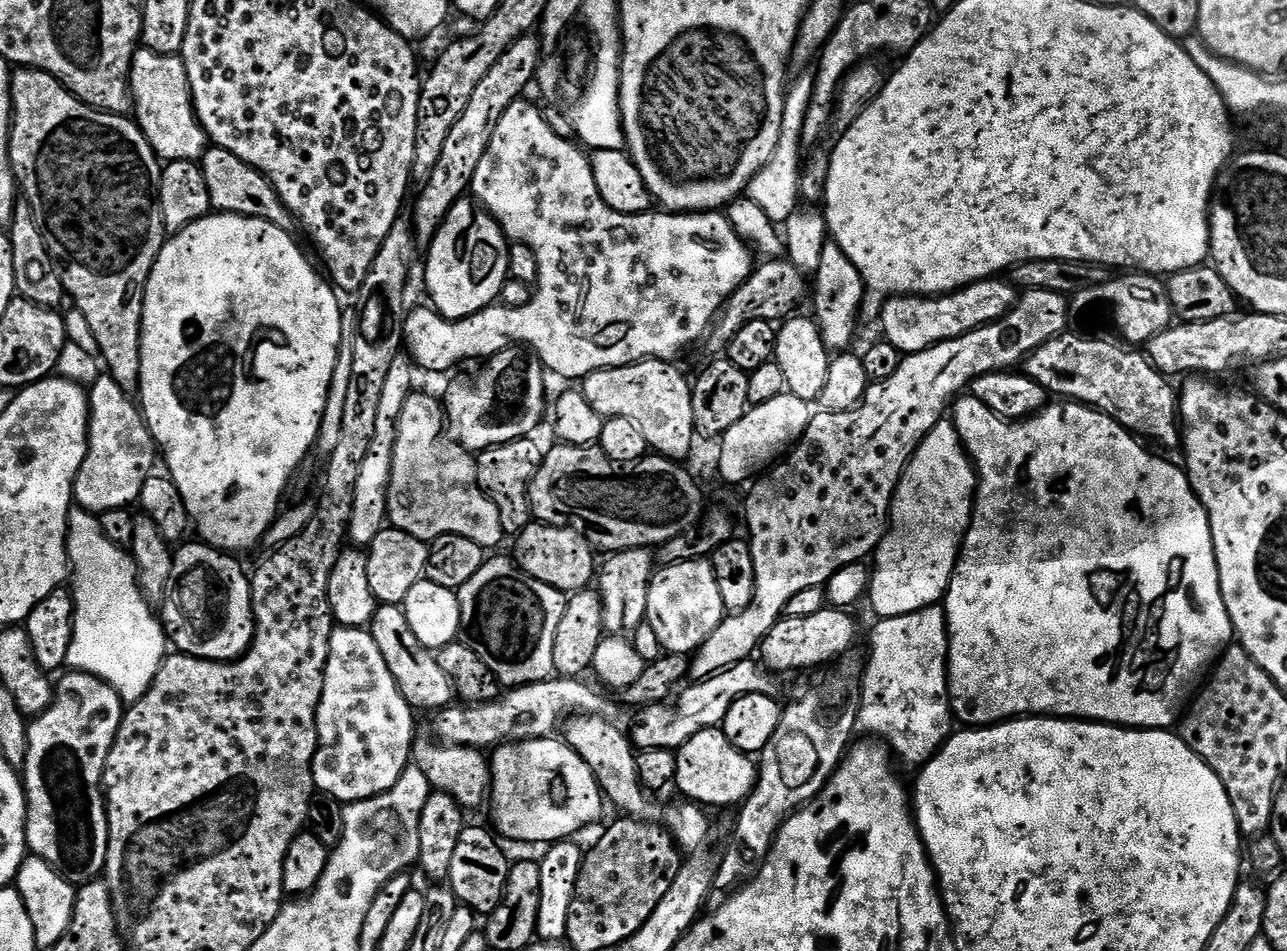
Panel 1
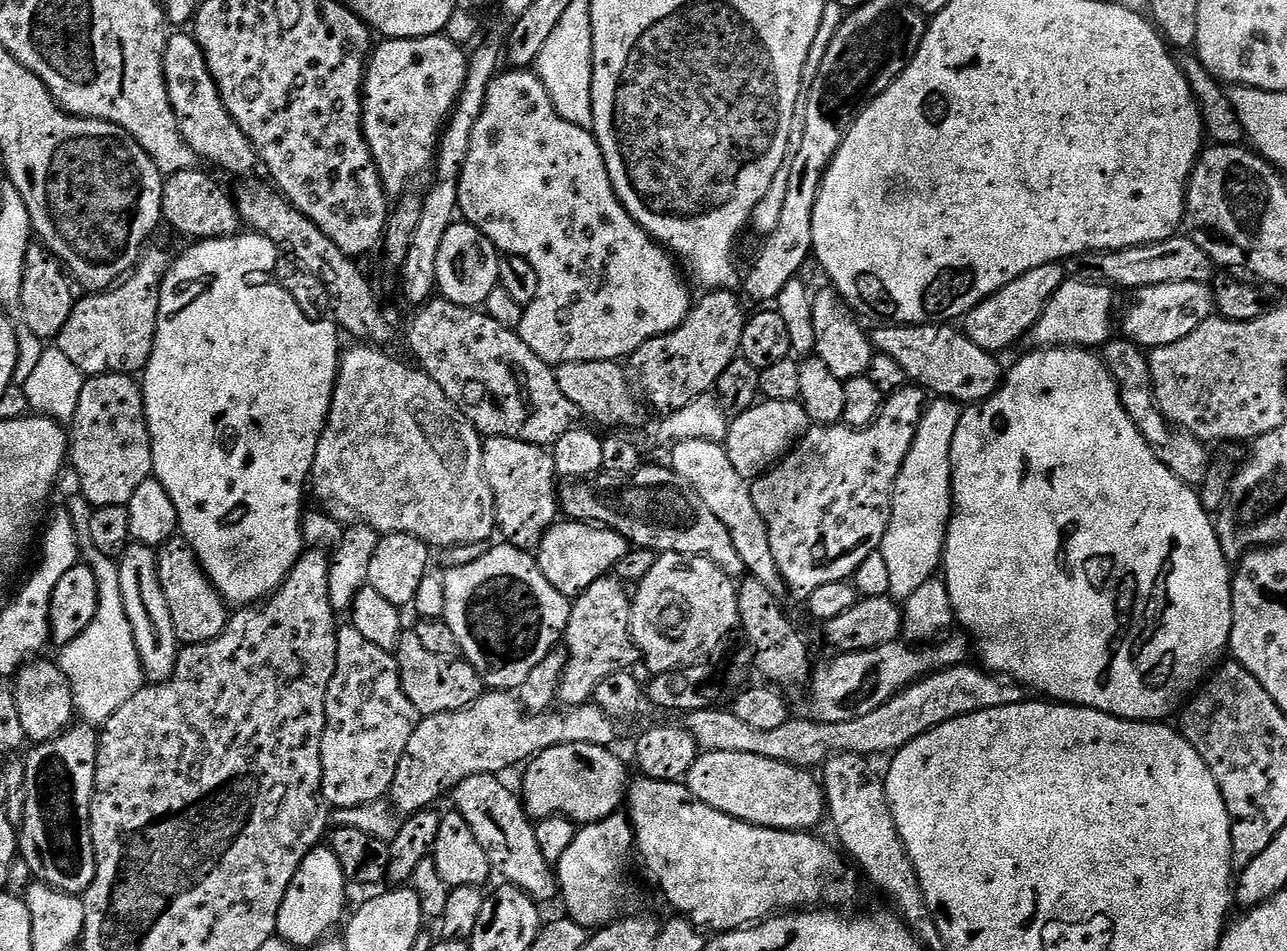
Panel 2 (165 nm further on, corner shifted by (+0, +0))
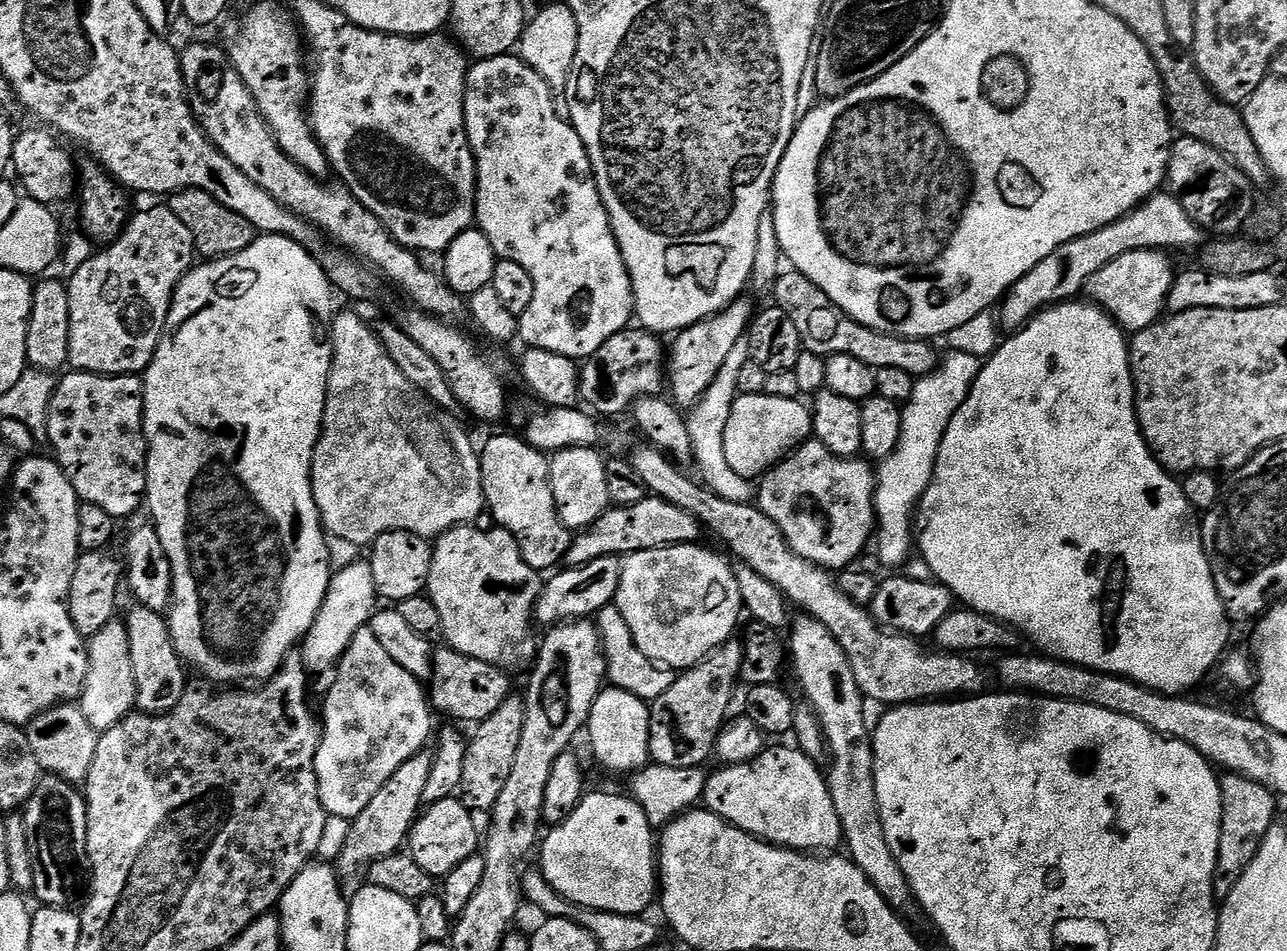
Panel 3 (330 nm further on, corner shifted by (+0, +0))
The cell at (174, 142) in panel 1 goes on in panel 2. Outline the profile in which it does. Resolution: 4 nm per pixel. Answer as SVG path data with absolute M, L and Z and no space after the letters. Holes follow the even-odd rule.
M180 30L169 35L164 51L164 77L170 106L176 115L178 130L182 138L194 150L201 161L209 160L216 168L224 172L233 172L239 178L247 177L258 168L258 157L250 138L242 134L238 122L230 118L226 106L220 97L220 88L208 69L206 58L198 46L195 35Z

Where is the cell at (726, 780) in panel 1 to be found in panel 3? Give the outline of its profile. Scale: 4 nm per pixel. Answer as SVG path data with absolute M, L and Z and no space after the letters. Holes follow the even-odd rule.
M769 747L748 764L730 764L719 767L718 772L713 776L711 773L704 781L703 803L707 811L719 816L725 824L740 828L748 835L755 836L756 839L775 845L777 848L791 848L794 852L805 854L831 853L839 849L836 847L841 847L842 833L834 804L828 793L825 773L821 765L810 759L805 752L800 751L799 747L791 747Z

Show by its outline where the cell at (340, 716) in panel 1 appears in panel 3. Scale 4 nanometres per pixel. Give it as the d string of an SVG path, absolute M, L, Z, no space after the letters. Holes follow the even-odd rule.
M370 626L354 634L353 641L342 654L330 681L332 685L324 700L320 745L316 755L318 794L329 816L351 822L358 814L362 814L362 810L366 810L366 806L370 806L374 794L378 794L378 790L382 790L382 786L386 786L386 782L394 778L403 764L429 747L434 736L434 712L430 707L430 696L425 685L416 680L414 674L402 670L402 666L398 666L394 658L390 658L389 652L379 644L378 637Z

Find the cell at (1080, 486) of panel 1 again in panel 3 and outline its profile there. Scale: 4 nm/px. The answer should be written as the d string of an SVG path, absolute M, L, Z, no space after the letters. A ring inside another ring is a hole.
M1065 302L1053 304L1051 308L1045 308L1019 332L1011 333L999 345L995 352L983 361L977 380L973 382L968 397L962 402L961 408L954 414L946 434L942 438L942 446L938 450L936 459L936 473L926 490L926 494L920 500L918 509L919 519L924 519L924 525L918 528L918 552L919 555L930 566L933 577L943 584L957 601L960 600L965 609L973 612L981 612L990 618L999 620L1001 624L1007 624L1016 629L1017 632L1028 636L1037 644L1039 651L1045 656L1051 656L1053 660L1065 660L1068 664L1077 664L1083 668L1089 668L1095 672L1105 672L1108 676L1122 676L1126 680L1133 680L1135 684L1141 684L1143 688L1151 688L1153 692L1163 692L1165 696L1179 696L1188 694L1191 688L1196 688L1208 676L1208 671L1215 669L1223 661L1229 651L1228 627L1230 621L1228 613L1224 611L1224 601L1216 592L1216 583L1210 570L1210 562L1204 553L1204 537L1201 525L1198 523L1197 513L1186 502L1184 485L1173 473L1167 472L1156 460L1140 432L1140 423L1136 421L1136 388L1132 384L1132 364L1128 360L1129 341L1126 333L1112 317L1106 315L1102 309L1097 308L1091 302L1076 304L1080 302Z

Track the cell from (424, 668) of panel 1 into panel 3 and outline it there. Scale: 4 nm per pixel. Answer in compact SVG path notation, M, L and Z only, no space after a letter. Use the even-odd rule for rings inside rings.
M440 646L432 653L432 678L430 681L430 704L437 713L445 712L456 720L479 722L490 718L510 694L509 673L463 656L453 648ZM441 647L441 648L440 648ZM432 687L432 688L431 688ZM440 711L440 712L439 712Z

